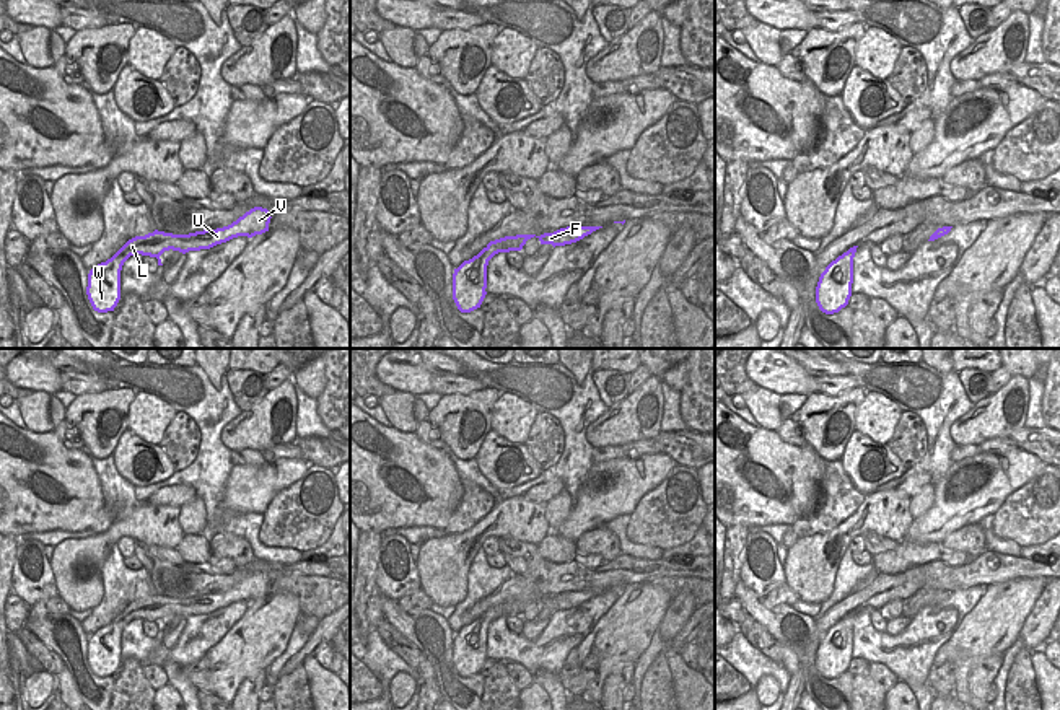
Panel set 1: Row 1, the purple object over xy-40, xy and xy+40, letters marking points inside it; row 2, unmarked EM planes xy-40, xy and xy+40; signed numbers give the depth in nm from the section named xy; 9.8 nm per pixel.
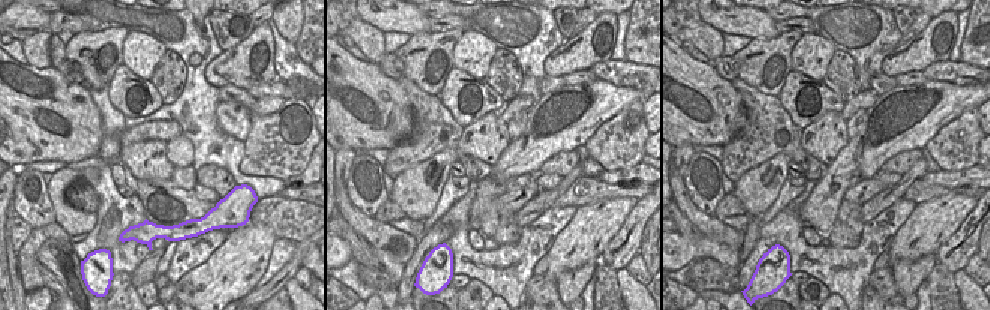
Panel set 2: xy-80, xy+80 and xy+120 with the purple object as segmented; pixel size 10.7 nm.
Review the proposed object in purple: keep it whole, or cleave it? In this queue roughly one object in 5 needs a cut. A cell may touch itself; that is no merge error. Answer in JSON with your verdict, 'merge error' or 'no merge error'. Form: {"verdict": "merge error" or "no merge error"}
{"verdict": "no merge error"}

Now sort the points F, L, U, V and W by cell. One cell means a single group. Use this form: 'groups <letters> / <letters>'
groups F L U V W

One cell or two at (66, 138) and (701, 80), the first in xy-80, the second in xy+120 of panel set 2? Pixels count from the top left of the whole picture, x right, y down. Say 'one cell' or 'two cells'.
one cell

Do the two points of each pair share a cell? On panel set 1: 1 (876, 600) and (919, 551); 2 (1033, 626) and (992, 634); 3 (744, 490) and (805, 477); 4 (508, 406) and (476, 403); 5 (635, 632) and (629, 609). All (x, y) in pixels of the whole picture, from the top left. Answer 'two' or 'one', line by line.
1: two
2: two
3: one
4: two
5: one

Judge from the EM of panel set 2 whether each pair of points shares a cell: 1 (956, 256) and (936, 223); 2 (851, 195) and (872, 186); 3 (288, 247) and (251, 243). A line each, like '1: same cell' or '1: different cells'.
1: different cells
2: same cell
3: different cells

